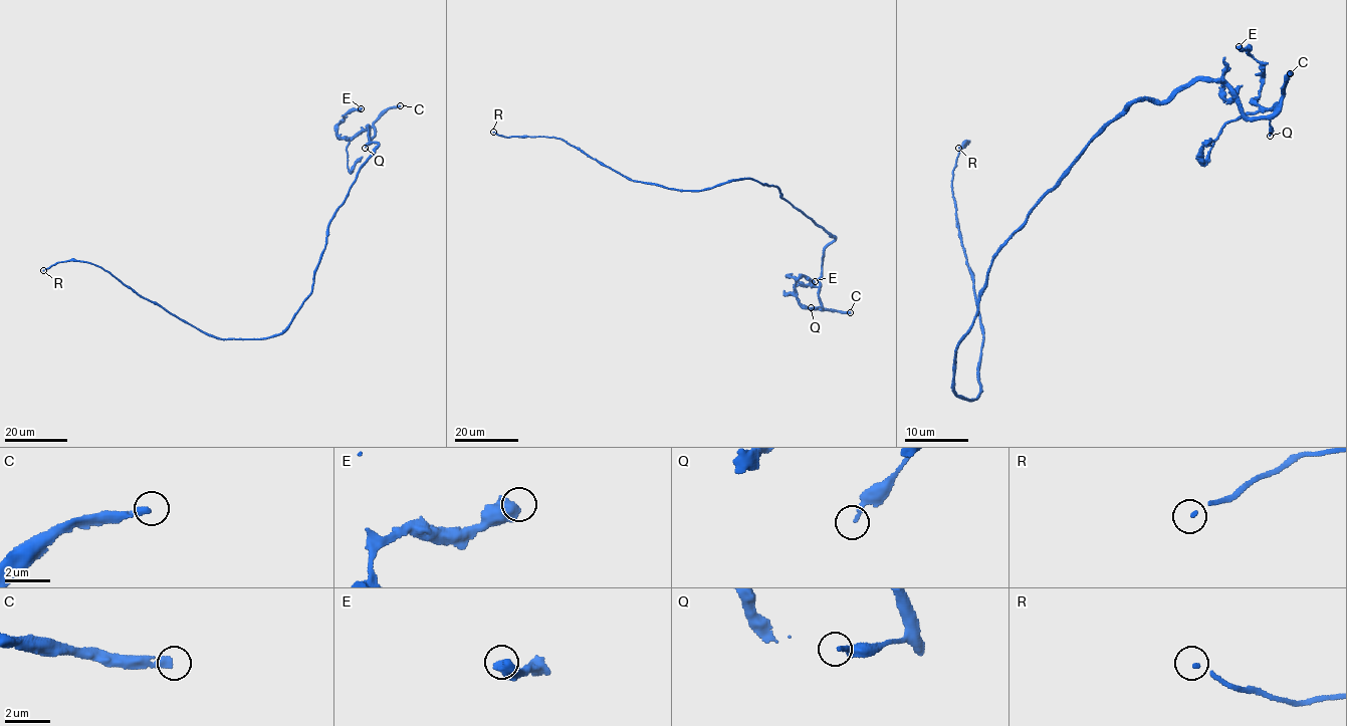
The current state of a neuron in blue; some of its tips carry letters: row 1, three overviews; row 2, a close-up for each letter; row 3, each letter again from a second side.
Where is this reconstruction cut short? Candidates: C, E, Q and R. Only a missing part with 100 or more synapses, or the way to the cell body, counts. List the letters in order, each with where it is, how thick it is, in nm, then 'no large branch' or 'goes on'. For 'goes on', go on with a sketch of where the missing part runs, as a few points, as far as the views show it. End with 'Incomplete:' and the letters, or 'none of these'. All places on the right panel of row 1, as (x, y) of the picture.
C: (1290, 73) | 320 nm | goes on | (1290, 73), (1271, 76), (1260, 91), (1251, 136), (1225, 101), (1196, 100), (1189, 87), (1198, 69)
E: (1239, 46) | 600 nm | no large branch
Q: (1270, 136) | 180 nm | no large branch
R: (958, 148) | 120 nm | no large branch
Incomplete: C

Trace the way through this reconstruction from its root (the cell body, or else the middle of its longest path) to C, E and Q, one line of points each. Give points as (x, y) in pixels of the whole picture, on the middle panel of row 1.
C: (764, 184), (778, 187), (780, 197), (834, 238), (824, 251), (819, 302), (822, 309), (850, 312)
E: (764, 184), (778, 187), (780, 197), (834, 238), (825, 248), (819, 279), (822, 308), (784, 295), (815, 281)
Q: (764, 184), (778, 187), (780, 197), (834, 238), (824, 251), (822, 276), (819, 281), (821, 305), (811, 307)

